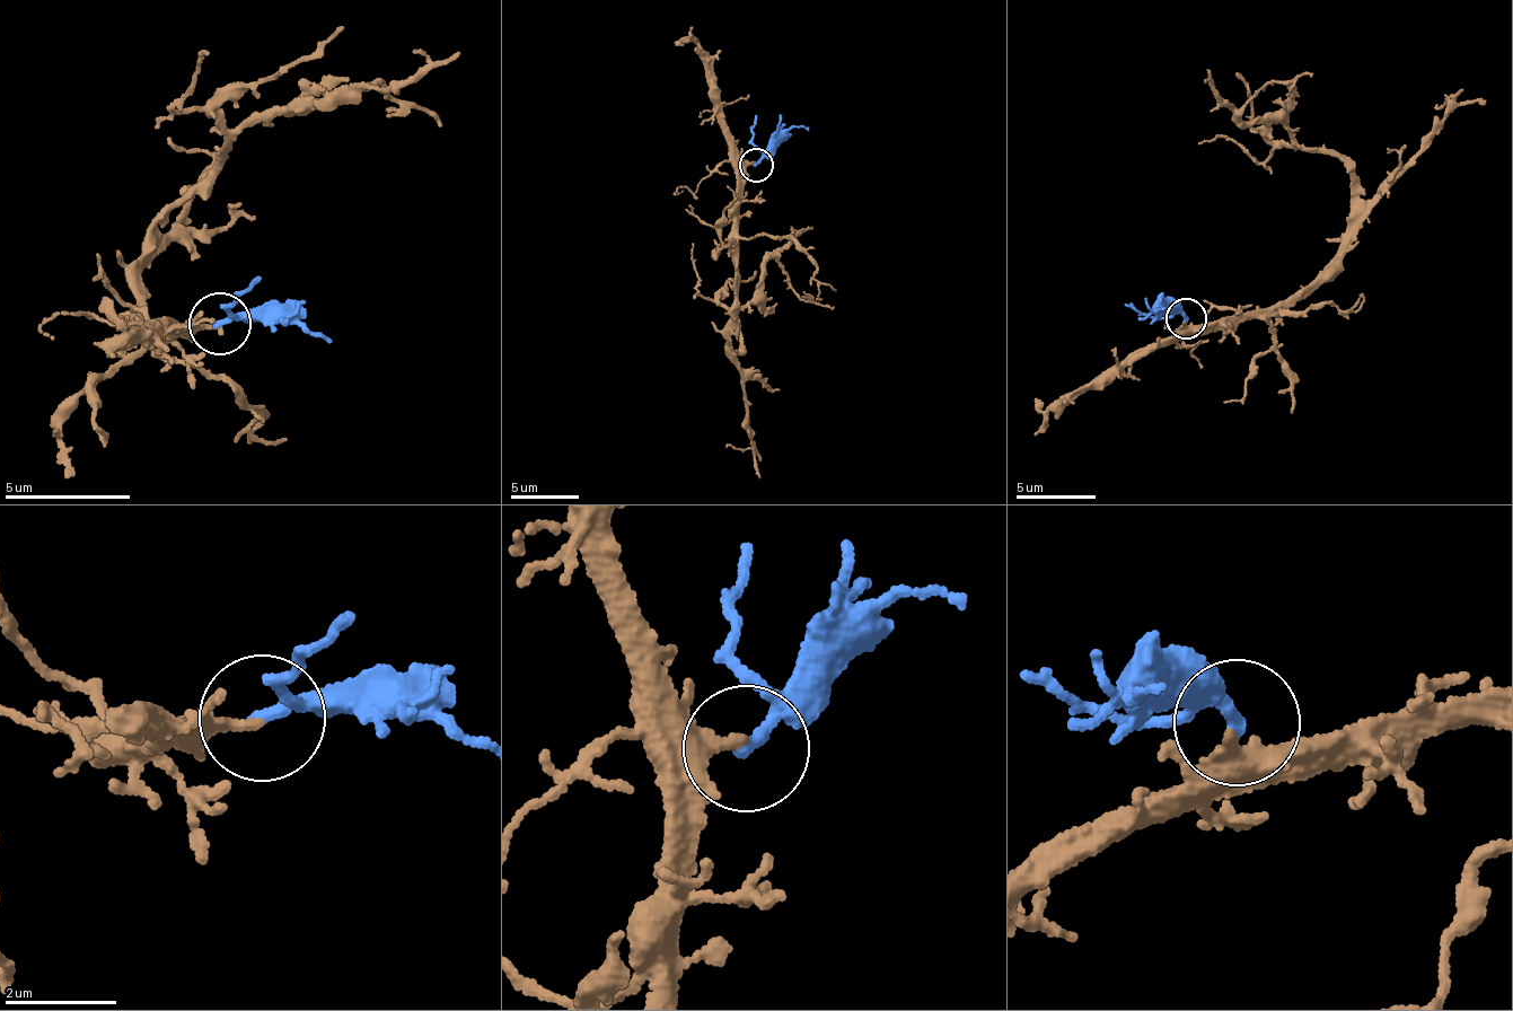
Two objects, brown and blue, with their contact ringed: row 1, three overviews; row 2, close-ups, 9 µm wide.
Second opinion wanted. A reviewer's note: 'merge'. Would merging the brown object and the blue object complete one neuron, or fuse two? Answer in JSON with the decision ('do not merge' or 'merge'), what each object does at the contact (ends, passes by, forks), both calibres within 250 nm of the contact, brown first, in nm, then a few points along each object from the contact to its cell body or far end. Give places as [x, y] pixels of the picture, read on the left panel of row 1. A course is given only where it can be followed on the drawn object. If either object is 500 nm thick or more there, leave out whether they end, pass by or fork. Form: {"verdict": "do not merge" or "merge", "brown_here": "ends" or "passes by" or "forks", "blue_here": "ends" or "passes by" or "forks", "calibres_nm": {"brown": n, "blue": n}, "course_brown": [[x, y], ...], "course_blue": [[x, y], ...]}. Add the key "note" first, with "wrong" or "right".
{"note": "wrong", "verdict": "do not merge", "brown_here": "ends", "blue_here": "ends", "calibres_nm": {"brown": 240, "blue": 240}, "course_brown": [[218, 328], [166, 330], [150, 348], [134, 292], [146, 230], [210, 181], [242, 129], [376, 79], [439, 124]], "course_blue": [[218, 323], [263, 309], [331, 343]]}

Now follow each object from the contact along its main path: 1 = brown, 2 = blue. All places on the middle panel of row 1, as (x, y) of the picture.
1: (756, 164), (745, 169), (723, 345), (741, 346), (738, 307), (773, 258), (801, 298), (833, 307)
2: (755, 165), (792, 128), (809, 131)

